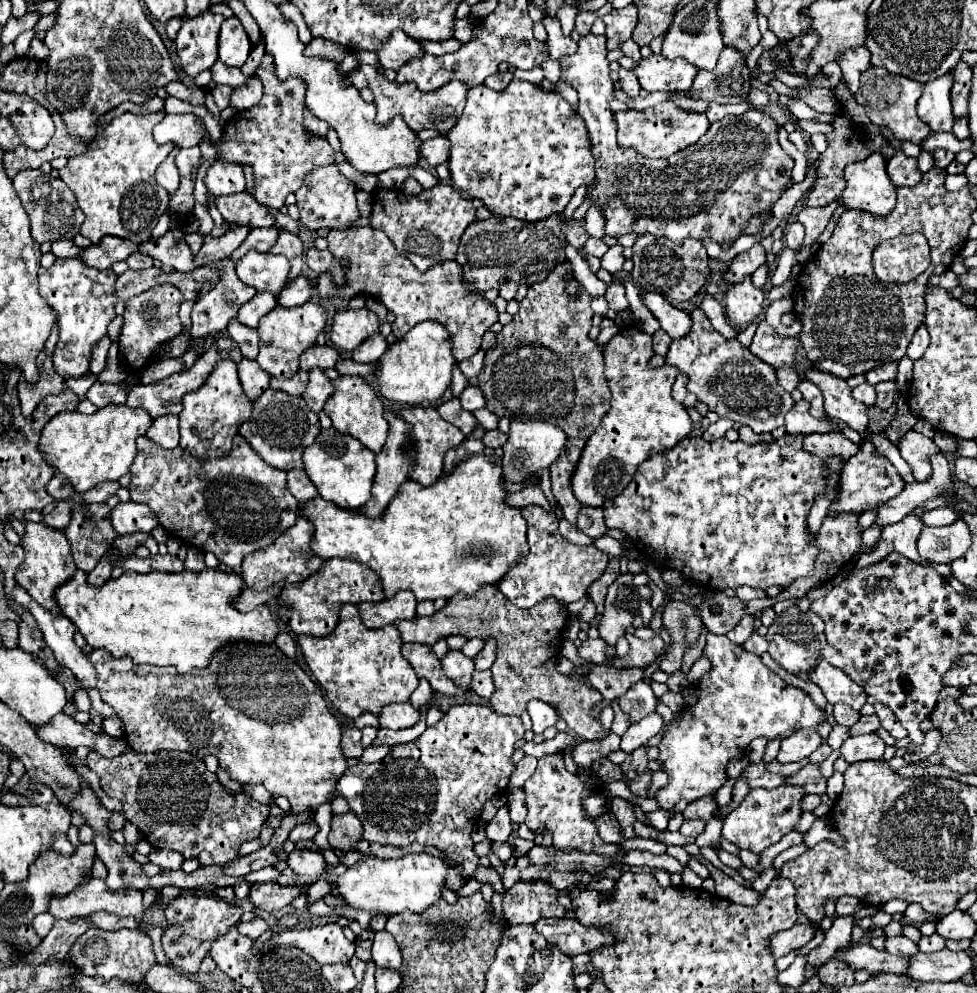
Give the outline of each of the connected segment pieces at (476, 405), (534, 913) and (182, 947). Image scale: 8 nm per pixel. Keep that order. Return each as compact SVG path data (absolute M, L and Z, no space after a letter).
M470 384L470 386L460 394L460 402L462 402L464 410L468 410L468 412L476 412L476 410L480 410L480 408L486 406L486 400L484 400L484 396L482 396L482 390L480 390L478 386L474 386L474 384Z
M518 882L512 886L504 900L504 916L514 924L534 924L540 918L564 918L565 908L556 900L556 890L544 882Z
M182 894L182 896L176 896L172 902L168 902L166 916L168 916L170 928L162 936L162 950L170 958L174 968L178 968L182 974L188 974L200 968L200 962L208 954L212 940L216 940L216 936L222 936L224 932L228 932L228 928L238 924L242 916L242 908L232 906L216 896Z

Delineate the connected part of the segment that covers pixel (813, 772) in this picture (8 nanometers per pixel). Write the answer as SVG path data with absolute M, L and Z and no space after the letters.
M810 762L800 772L790 776L786 782L802 786L806 794L812 794L812 792L814 794L824 794L826 792L826 778L820 772L820 764L814 764L814 762Z

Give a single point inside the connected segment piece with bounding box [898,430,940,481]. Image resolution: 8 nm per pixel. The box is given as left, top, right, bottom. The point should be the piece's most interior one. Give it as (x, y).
(917, 449)

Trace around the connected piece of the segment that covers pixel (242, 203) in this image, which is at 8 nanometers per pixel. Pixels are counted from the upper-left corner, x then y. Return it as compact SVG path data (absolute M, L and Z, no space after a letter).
M248 192L220 196L216 198L216 206L224 216L224 220L230 224L240 224L250 228L260 228L260 226L270 228L274 224L272 214L268 214L264 206L260 206L252 196L248 196Z

